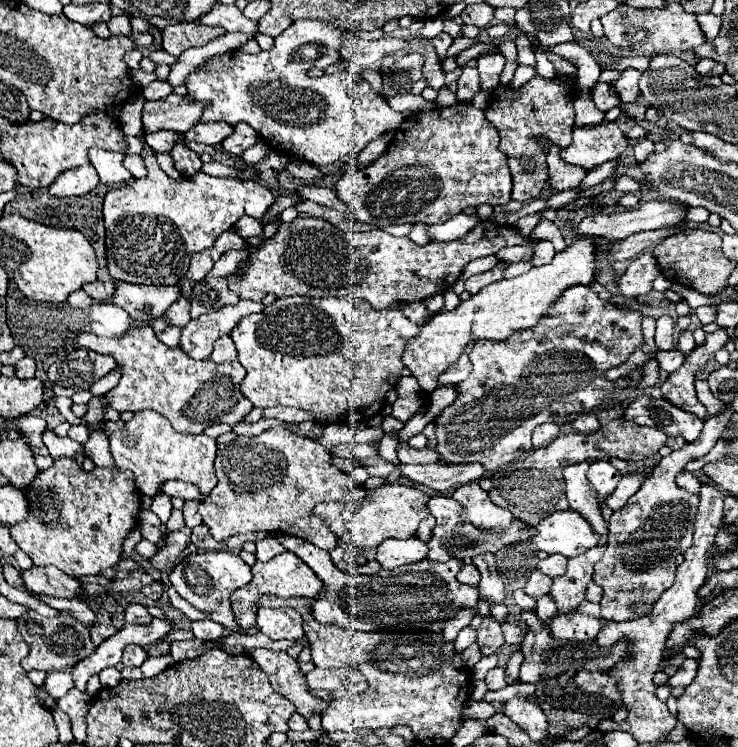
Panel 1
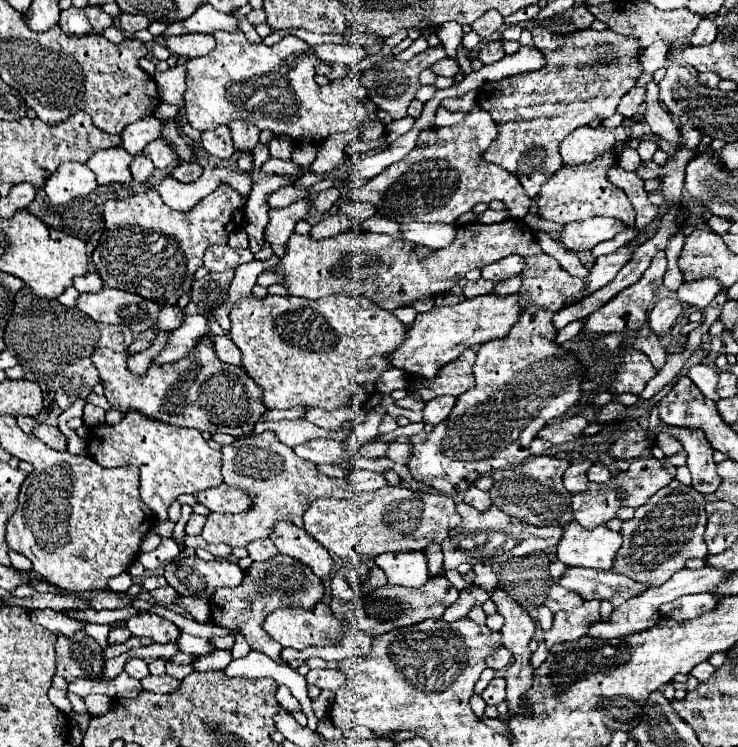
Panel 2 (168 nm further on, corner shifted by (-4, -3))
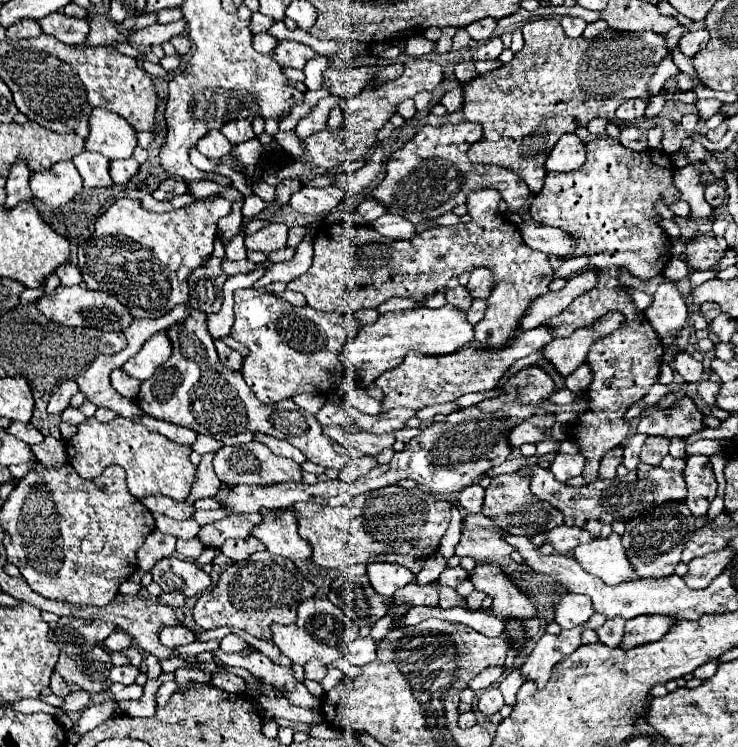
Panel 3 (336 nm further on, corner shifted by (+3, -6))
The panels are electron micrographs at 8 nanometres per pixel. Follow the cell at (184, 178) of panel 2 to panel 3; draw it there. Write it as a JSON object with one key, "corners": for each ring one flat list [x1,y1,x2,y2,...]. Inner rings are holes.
{"corners":[[166,178,164,182,160,182,160,186,154,190,154,198,156,200,170,200,174,196,180,196,180,194,186,194,188,190,188,184,184,180,176,180,176,178]]}

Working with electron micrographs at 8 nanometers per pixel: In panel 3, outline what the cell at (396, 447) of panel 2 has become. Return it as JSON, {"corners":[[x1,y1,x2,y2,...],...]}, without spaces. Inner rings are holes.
{"corners":[[340,426,324,428,324,430,328,432,330,438,344,444,346,448,356,448,368,456,378,456,382,450,392,448,392,444,394,444,394,436,390,436,390,434,374,436,374,434,366,434,366,432,346,432]]}

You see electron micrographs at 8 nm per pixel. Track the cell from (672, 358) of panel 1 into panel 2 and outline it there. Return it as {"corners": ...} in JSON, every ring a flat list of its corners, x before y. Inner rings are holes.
{"corners":[[693,365,689,371,687,371,687,377,701,389,701,393,713,401,719,399,719,395,715,393,715,387,717,387,717,371,709,365]]}

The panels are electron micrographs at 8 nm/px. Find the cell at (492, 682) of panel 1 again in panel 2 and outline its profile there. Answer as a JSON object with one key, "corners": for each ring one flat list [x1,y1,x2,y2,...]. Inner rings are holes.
{"corners":[[493,679,489,683,489,687,481,693,481,697,485,699,487,705,499,705,501,701,505,701,505,683,503,683,503,679]]}

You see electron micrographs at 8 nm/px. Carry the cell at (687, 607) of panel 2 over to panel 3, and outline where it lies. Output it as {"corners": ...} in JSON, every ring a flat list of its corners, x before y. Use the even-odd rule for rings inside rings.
{"corners":[[660,614,636,616,636,618,628,620,626,628,624,628,624,638,622,638,624,650,662,638,666,632,670,632,674,622,676,620,672,616,660,616]]}

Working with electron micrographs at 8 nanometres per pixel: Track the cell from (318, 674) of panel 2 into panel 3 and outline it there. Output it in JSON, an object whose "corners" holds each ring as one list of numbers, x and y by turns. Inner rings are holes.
{"corners":[[312,660,312,662,306,662,304,664,304,672,306,672,306,680,314,680,314,682,320,682,324,676,326,676,326,666,318,660]]}

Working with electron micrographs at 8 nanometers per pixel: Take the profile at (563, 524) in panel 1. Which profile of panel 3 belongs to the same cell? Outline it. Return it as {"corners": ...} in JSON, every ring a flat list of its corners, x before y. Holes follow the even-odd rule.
{"corners":[[614,532,608,538,594,538,594,542,576,546,574,558,588,574,598,576,606,584,618,584,638,578,624,554,620,536]]}

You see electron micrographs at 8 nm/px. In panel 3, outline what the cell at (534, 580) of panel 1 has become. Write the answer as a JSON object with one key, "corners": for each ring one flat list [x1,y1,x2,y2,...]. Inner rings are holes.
{"corners":[[566,592,560,596,560,602,554,610,554,620,560,624,560,628,574,628,586,622,592,614,592,600,588,596]]}

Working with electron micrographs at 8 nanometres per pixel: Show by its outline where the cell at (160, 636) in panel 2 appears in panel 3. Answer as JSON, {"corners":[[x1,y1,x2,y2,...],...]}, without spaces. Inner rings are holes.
{"corners":[[164,626,164,628,160,628,158,636,160,636,160,642,164,646,168,646,168,648,190,644,190,642,196,640,194,634,188,628,184,628,184,626]]}

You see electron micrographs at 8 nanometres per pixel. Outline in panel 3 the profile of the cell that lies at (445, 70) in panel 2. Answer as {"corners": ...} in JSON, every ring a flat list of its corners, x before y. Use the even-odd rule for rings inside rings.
{"corners":[[408,58,404,64,404,72,398,80,384,82,376,90,364,90,356,98,348,100,348,106,344,110,344,126,338,132,330,132,328,128,322,132,316,132,314,136,306,138,302,144,306,146,306,156,304,162,314,164,314,170,306,176,302,176,302,182,308,182,314,176,322,176,326,170,332,166,338,166,348,160,358,160,366,154,370,154,370,146,376,142,376,132,392,118,392,114,398,110,398,104,406,98,412,98,416,92,422,90,434,90,436,84,444,80,444,72,440,64,428,58]]}

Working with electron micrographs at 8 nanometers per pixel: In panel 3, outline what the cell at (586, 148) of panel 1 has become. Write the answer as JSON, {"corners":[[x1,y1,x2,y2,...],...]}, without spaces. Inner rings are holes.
{"corners":[[572,132,562,134,552,152,546,158,546,170,550,172,570,172,578,170,586,162,586,144]]}

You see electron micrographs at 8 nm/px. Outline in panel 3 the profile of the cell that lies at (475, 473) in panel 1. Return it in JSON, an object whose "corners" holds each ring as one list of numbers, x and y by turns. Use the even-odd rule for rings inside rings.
{"corners":[[256,434,256,440,260,440,262,444,266,444,276,456,290,458,290,460,294,460,294,462,298,462,298,464,306,462,304,454,300,454,300,450,294,448,292,444,288,444,288,442,280,442,280,440,276,440,276,438,268,438,266,434]]}

